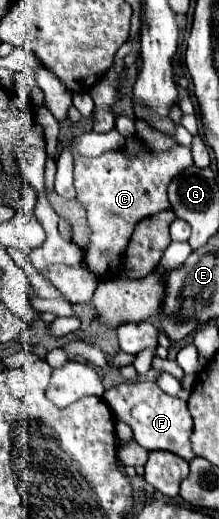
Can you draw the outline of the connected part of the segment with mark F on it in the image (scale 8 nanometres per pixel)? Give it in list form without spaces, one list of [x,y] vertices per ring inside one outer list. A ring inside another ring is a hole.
[[[139,380],[139,382],[123,382],[119,386],[109,388],[103,394],[103,400],[109,404],[117,420],[123,420],[131,426],[135,440],[145,450],[167,450],[177,456],[183,456],[183,460],[191,462],[195,458],[195,452],[191,448],[191,434],[193,434],[193,420],[191,412],[187,408],[185,400],[173,398],[165,394],[157,382],[153,380]]]

